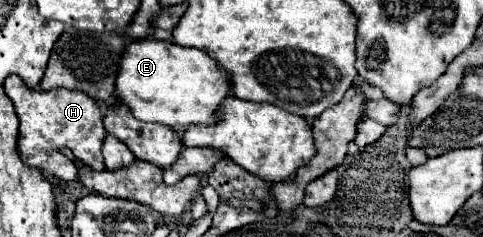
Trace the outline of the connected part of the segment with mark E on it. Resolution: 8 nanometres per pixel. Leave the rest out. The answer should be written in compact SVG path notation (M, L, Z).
M155 38L133 40L123 54L117 74L117 96L131 108L133 116L143 122L159 122L171 128L215 124L221 100L229 94L233 94L231 78L211 56L197 48L185 48Z

